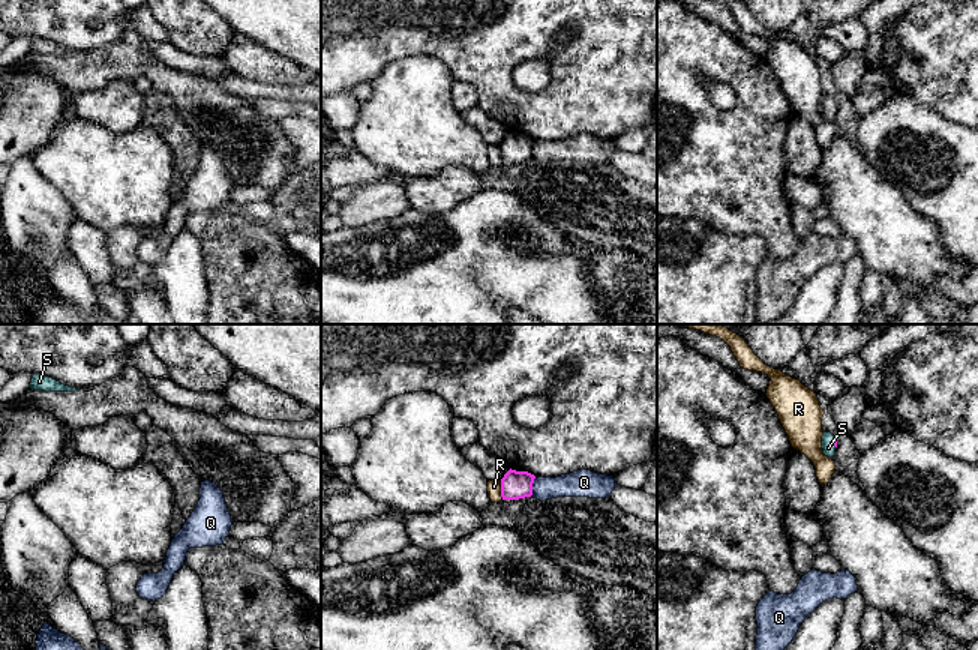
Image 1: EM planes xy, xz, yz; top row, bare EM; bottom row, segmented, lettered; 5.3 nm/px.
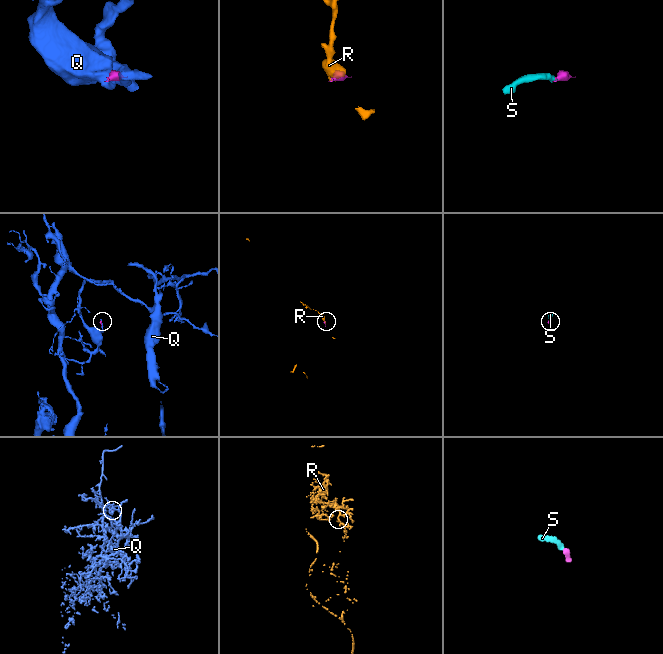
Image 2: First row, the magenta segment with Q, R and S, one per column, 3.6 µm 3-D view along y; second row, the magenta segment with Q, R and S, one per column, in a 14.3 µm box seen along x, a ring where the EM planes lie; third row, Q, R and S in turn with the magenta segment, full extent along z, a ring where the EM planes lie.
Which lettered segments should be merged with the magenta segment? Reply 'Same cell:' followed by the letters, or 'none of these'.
Same cell: S

